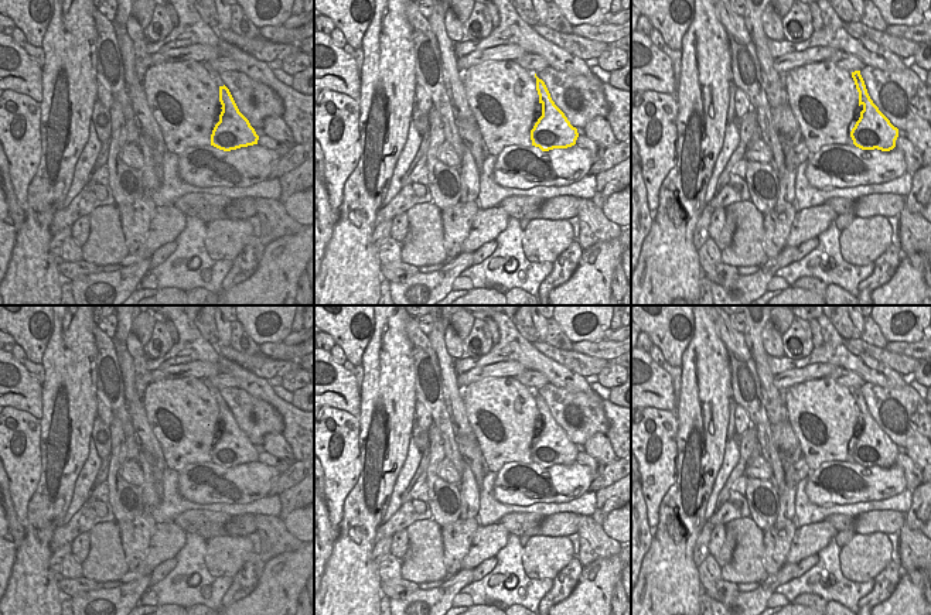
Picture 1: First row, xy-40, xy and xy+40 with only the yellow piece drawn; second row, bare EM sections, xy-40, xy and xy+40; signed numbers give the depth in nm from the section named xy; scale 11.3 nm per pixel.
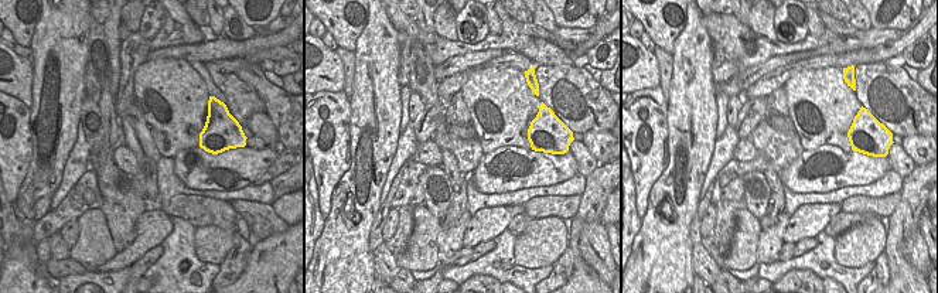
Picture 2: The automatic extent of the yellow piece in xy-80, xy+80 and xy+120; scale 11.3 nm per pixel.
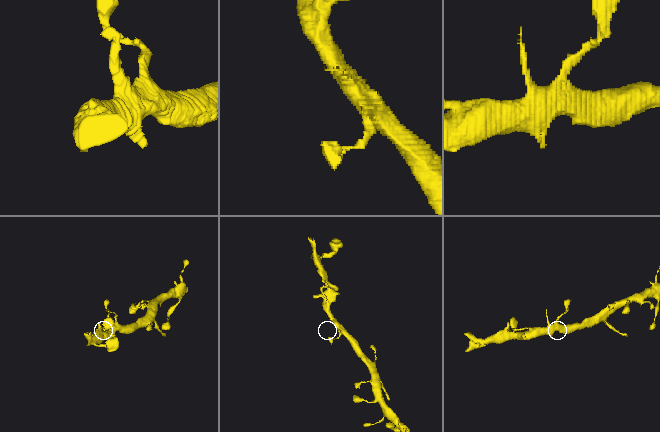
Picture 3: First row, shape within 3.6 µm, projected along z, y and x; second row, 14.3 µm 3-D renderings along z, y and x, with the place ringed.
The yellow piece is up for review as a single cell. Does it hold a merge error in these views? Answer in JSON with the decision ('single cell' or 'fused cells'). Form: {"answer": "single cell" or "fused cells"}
{"answer": "single cell"}

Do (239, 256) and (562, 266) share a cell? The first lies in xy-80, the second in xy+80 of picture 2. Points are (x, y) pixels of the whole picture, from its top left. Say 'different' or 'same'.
same

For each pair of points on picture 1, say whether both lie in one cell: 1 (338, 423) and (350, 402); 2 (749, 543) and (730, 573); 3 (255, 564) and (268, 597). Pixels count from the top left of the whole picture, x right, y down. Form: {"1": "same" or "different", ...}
{"1": "different", "2": "same", "3": "different"}

